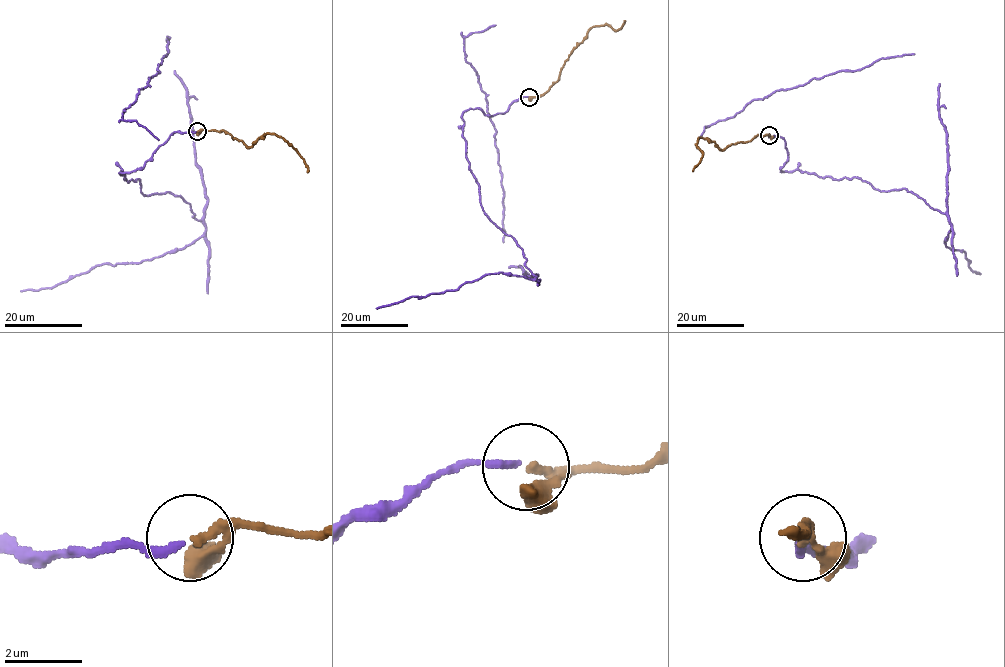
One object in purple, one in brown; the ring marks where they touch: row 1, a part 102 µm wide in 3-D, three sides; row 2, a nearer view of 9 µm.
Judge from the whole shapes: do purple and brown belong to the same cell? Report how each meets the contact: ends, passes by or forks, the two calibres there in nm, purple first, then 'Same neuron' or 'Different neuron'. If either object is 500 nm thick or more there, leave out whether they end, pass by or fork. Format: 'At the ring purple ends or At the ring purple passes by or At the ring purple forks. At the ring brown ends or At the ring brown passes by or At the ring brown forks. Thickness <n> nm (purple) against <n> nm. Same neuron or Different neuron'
At the ring purple ends. At the ring brown passes by. Thickness 190 nm (purple) against 160 nm. Same neuron

